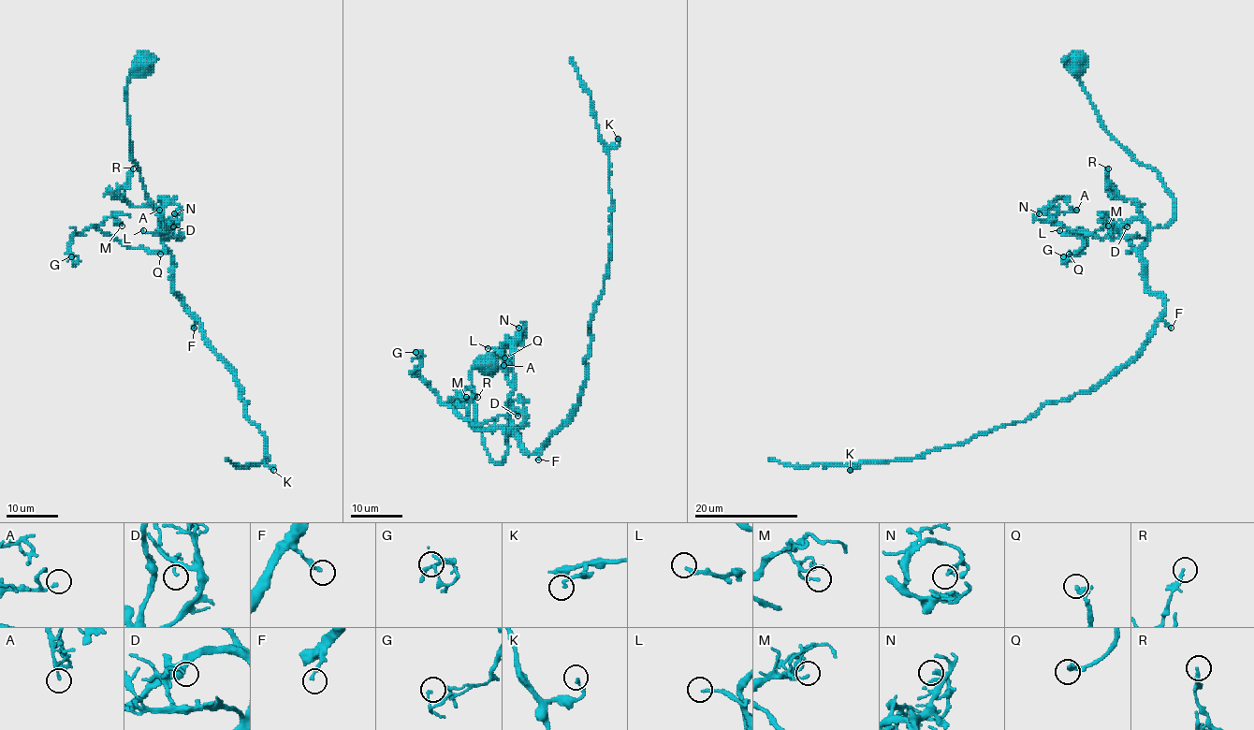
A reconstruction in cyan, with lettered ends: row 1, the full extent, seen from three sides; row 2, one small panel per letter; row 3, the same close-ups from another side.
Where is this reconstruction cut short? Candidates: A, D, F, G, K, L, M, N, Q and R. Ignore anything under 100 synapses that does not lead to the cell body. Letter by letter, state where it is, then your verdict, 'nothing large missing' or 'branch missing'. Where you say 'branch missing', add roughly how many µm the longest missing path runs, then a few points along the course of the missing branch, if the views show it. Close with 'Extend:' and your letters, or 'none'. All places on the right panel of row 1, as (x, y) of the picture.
A: at (1076, 210); nothing large missing
D: at (1127, 226); nothing large missing
F: at (1171, 328); nothing large missing
G: at (1063, 256); nothing large missing
K: at (850, 470); nothing large missing
L: at (1059, 230); nothing large missing
M: at (1108, 226); nothing large missing
N: at (1039, 213); nothing large missing
Q: at (1069, 254); nothing large missing
R: at (1108, 168); nothing large missing
Extend: none

